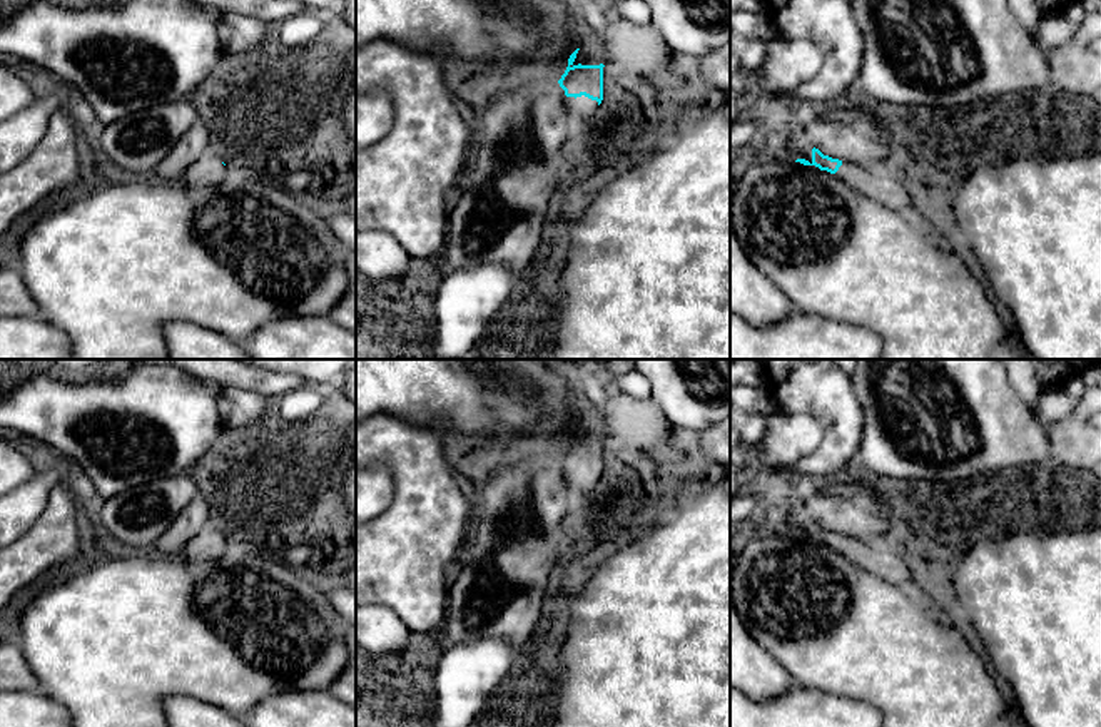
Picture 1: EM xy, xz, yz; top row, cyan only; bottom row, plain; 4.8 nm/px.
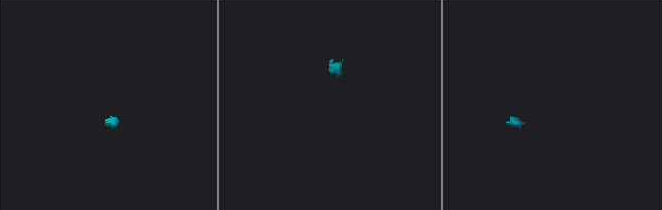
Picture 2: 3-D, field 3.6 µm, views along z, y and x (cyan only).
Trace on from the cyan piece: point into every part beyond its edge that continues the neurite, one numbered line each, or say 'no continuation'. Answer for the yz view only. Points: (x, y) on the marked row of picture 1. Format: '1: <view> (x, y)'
1: yz (792, 144)
2: yz (891, 189)

